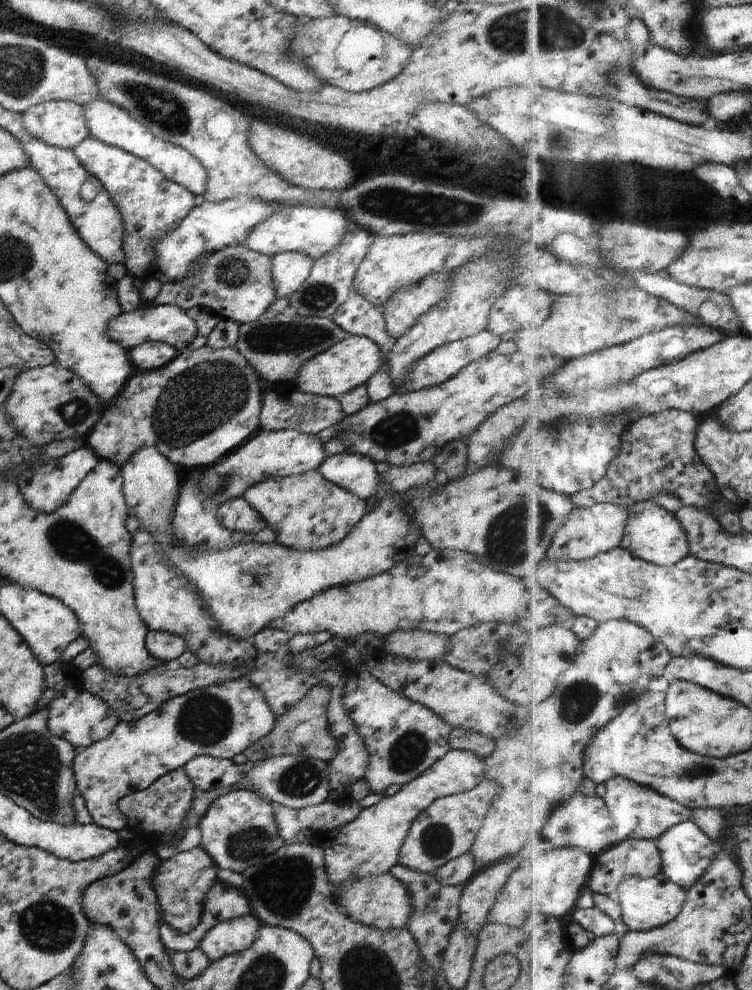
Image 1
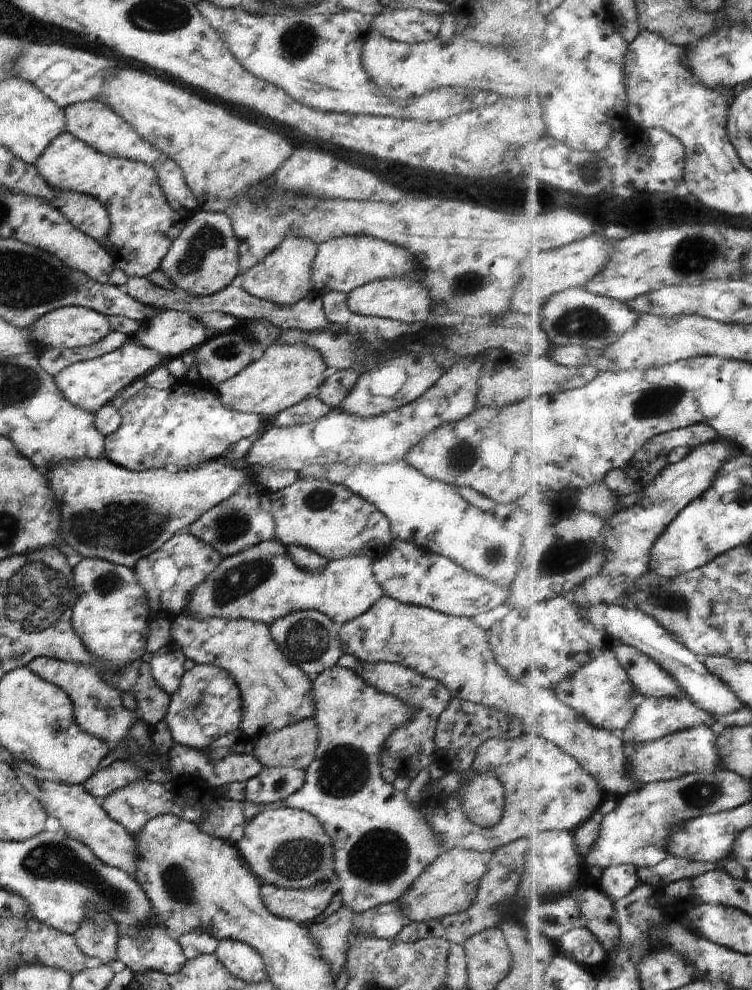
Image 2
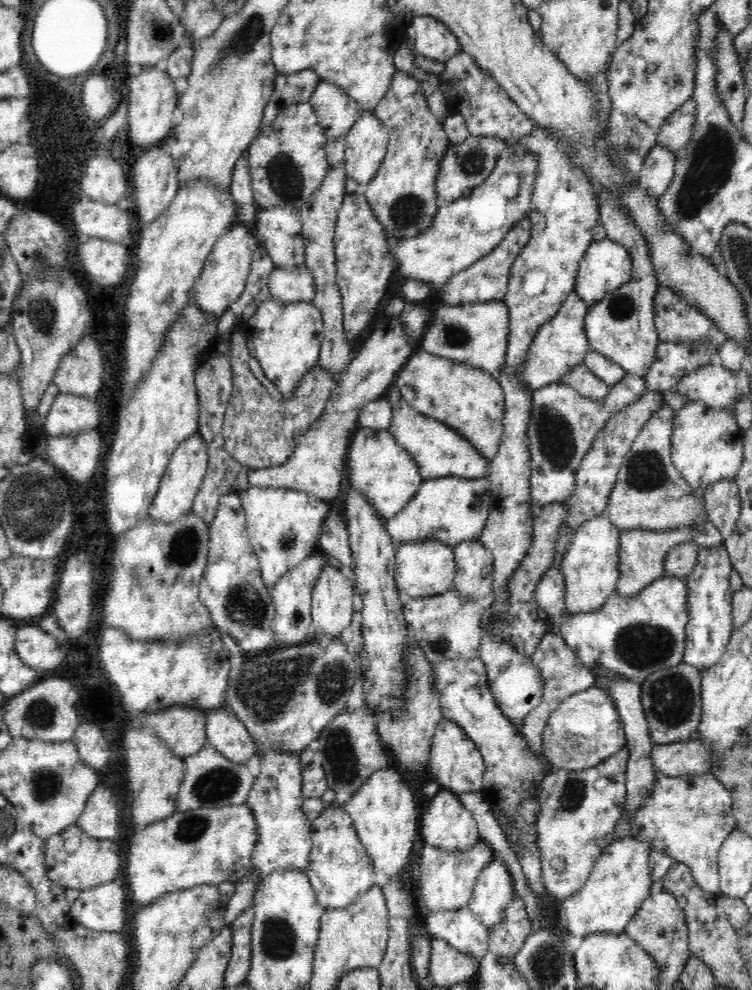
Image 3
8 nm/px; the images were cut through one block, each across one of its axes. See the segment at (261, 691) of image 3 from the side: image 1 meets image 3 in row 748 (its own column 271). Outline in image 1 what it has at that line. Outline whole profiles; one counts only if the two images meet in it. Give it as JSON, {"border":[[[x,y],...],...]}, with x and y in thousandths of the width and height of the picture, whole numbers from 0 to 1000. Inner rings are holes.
{"border":[[[309,247],[295,249],[274,259],[274,264],[269,270],[255,278],[235,284],[234,286],[217,286],[213,289],[209,299],[203,302],[203,308],[233,308],[242,314],[263,309],[274,311],[283,318],[294,322],[307,322],[316,328],[336,325],[347,318],[355,318],[355,312],[367,302],[360,287],[360,262],[355,258],[344,257],[338,253],[331,253],[323,247]]]}

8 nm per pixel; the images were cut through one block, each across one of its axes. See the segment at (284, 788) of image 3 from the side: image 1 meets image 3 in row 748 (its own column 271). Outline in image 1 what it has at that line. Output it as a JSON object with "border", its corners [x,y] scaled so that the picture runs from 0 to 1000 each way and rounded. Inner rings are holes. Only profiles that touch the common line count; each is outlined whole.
{"border":[[[384,254],[360,262],[360,287],[367,301],[392,295],[408,281],[416,263],[402,255]]]}

